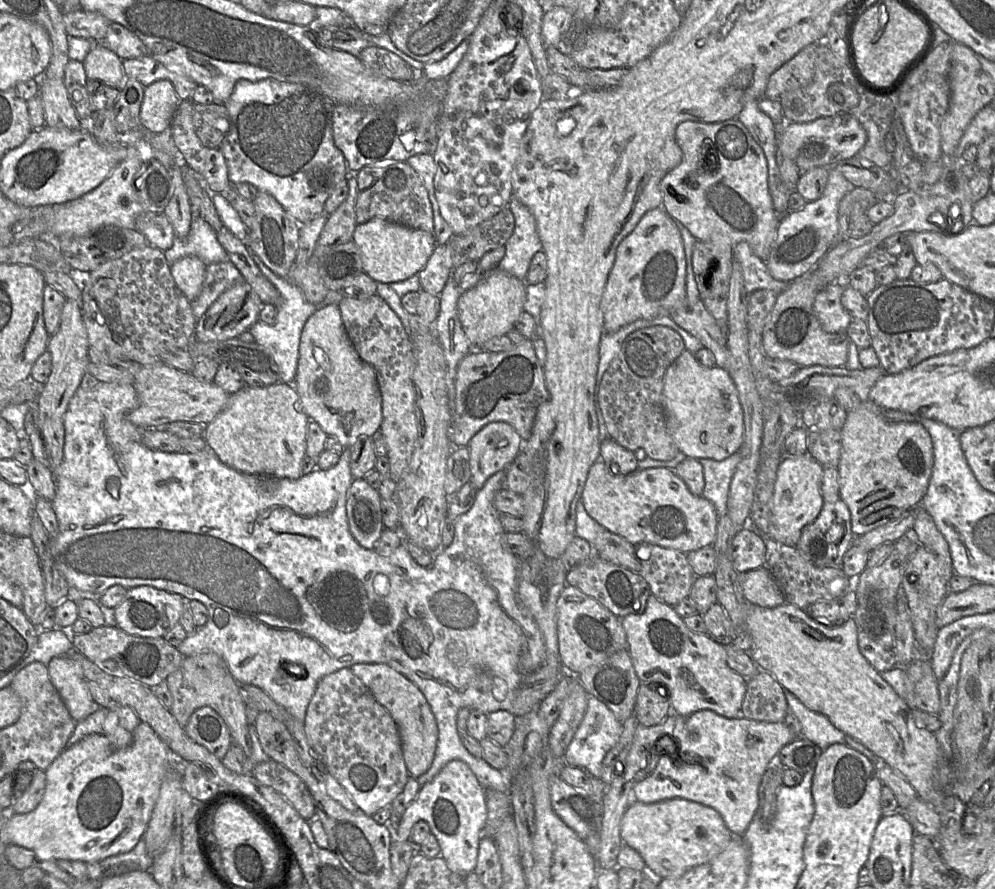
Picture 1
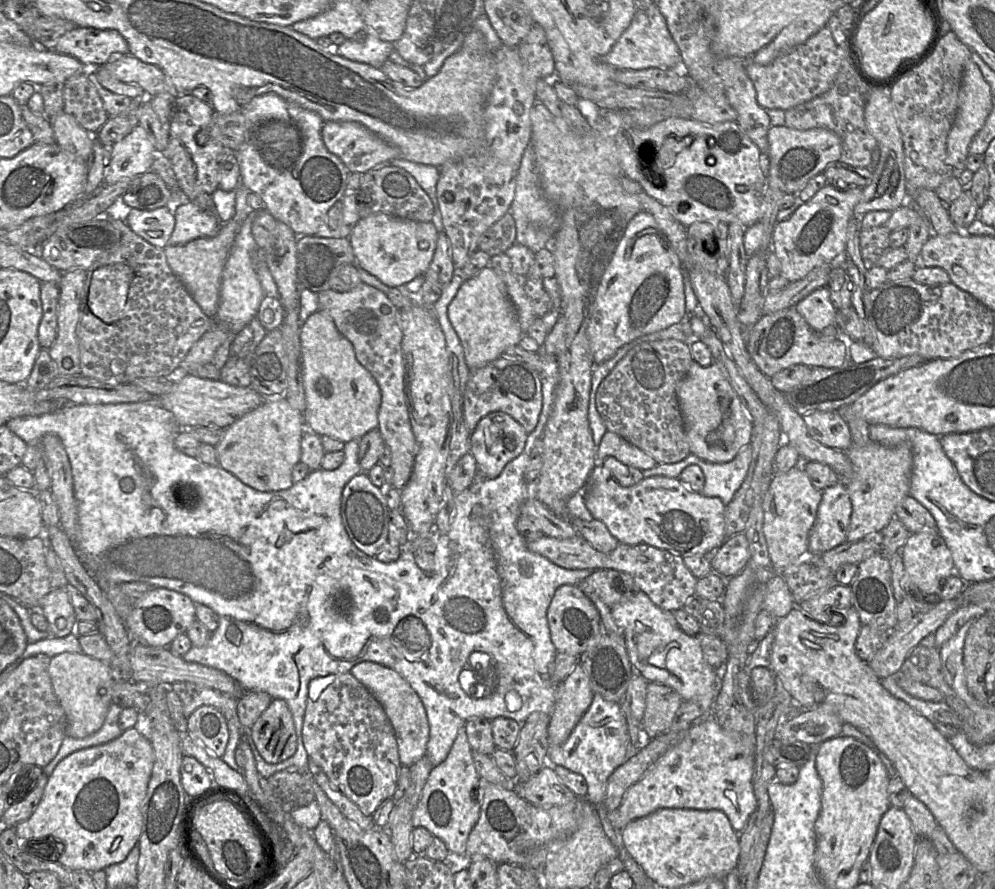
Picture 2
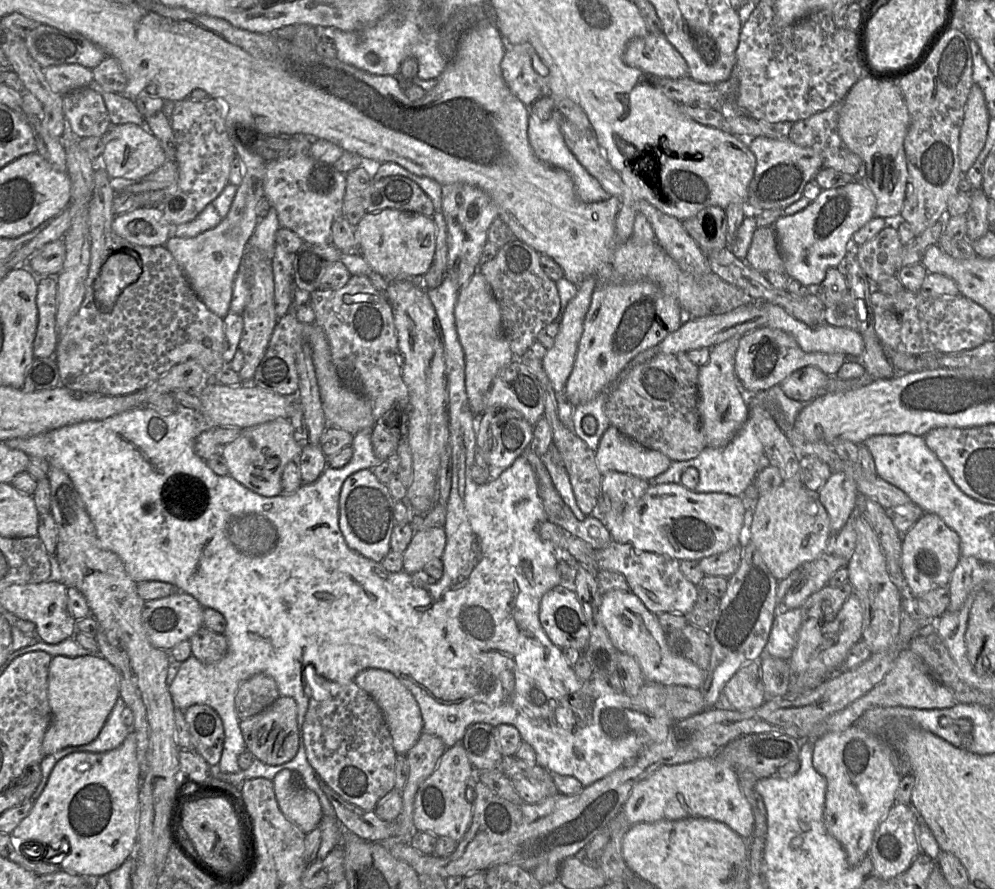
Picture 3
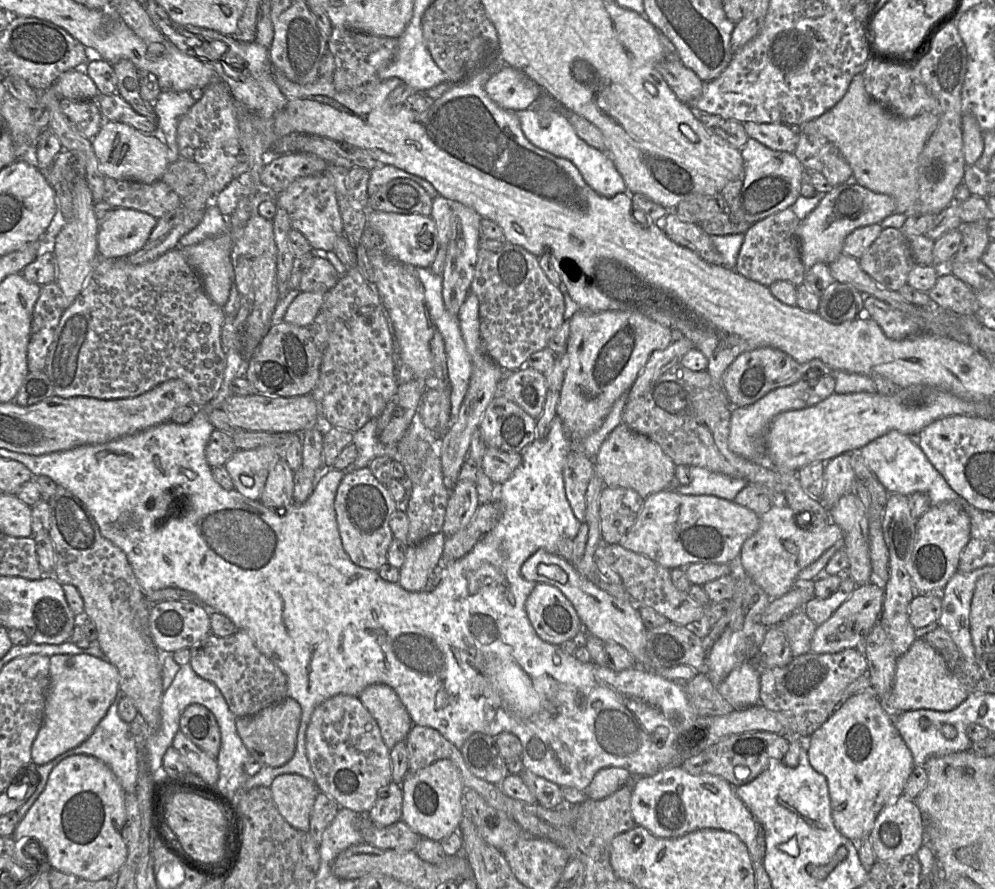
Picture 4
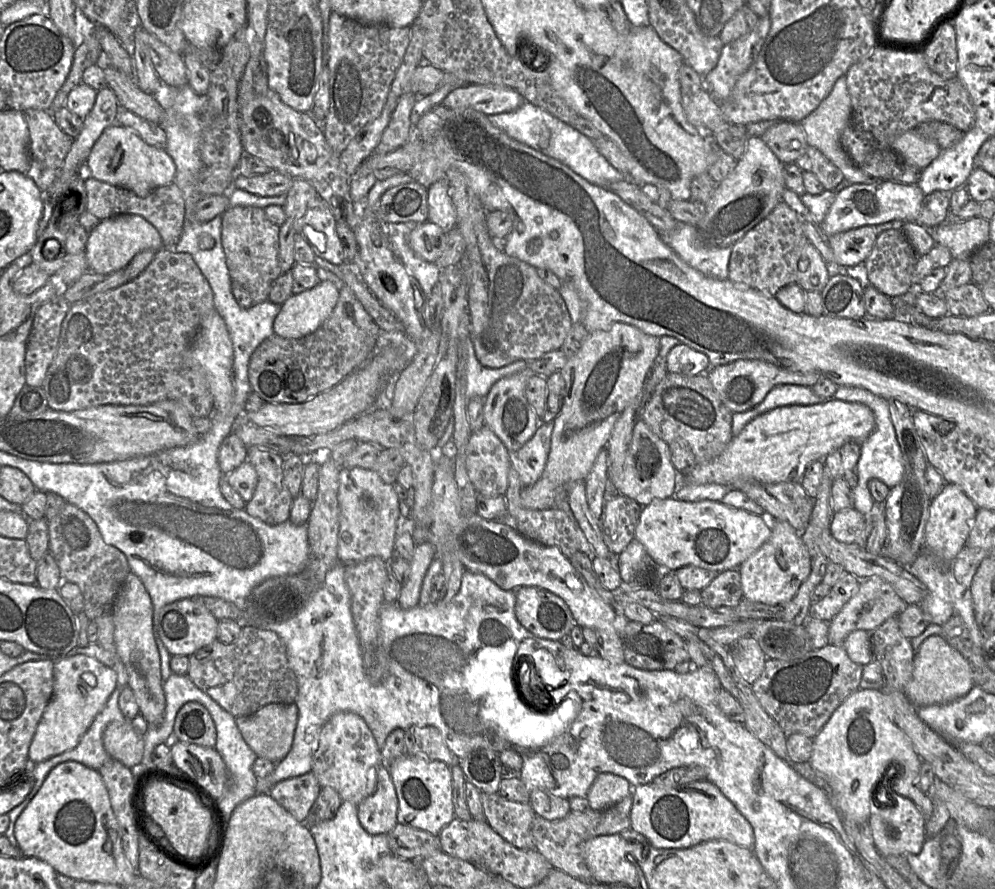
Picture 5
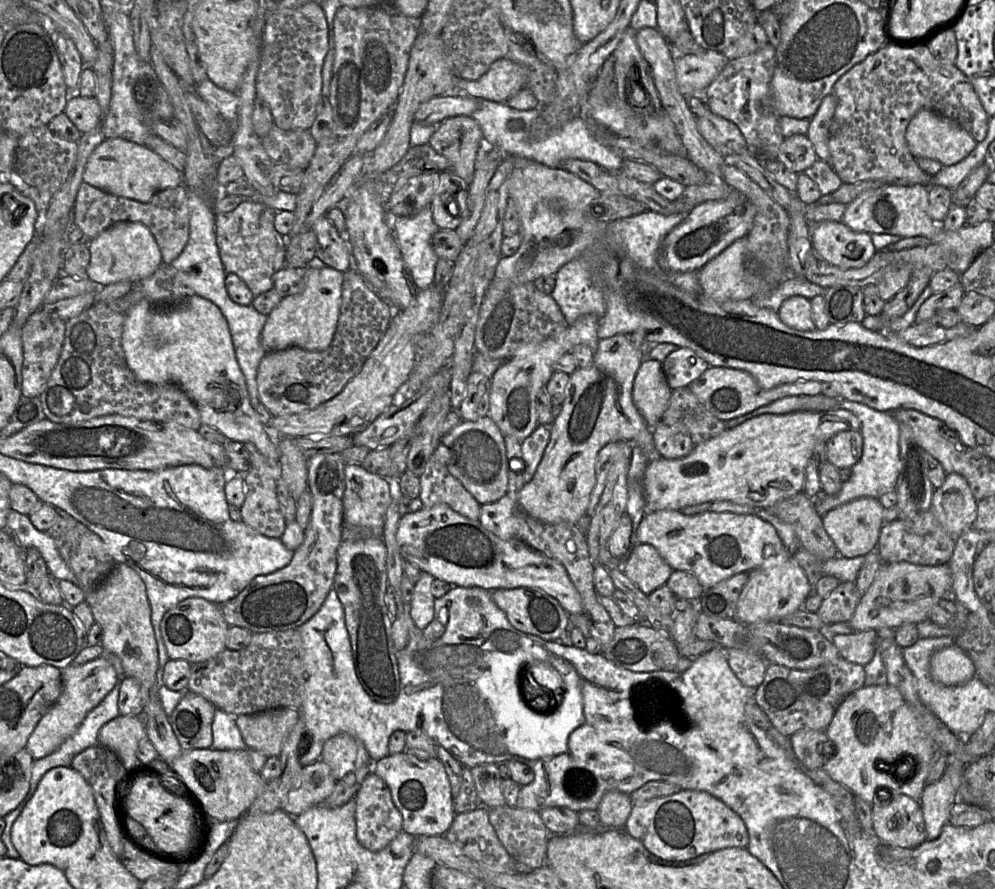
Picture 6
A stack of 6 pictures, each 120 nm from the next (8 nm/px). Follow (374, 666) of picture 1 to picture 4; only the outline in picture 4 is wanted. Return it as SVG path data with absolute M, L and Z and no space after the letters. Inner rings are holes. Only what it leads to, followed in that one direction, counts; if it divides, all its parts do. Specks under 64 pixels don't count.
M382 683L371 684L361 692L359 698L377 721L389 749L406 740L414 723L392 687Z

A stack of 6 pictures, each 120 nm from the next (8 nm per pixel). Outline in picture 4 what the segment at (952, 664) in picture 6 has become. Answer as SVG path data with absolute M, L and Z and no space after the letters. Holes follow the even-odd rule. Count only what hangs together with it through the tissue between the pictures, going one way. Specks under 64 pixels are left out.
M924 638L915 639L908 651L897 658L896 673L890 694L886 700L880 700L885 709L890 712L905 712L918 709L931 709L934 711L951 711L958 707L969 693L959 679L949 669L943 656L930 646Z

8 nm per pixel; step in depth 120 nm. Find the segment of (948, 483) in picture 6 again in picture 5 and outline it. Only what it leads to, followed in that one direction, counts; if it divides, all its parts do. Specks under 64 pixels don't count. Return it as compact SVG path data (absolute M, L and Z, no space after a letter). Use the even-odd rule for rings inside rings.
M946 483L941 492L931 500L923 549L930 551L944 562L954 560L967 544L978 510L979 508L959 486Z

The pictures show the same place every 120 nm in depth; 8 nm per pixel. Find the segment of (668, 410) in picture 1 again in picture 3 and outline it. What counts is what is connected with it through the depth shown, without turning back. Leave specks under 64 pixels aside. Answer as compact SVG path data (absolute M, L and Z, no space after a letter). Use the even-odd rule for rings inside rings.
M739 337L730 338L710 348L709 361L699 368L698 412L707 446L725 447L749 418L749 402L735 373L735 353Z

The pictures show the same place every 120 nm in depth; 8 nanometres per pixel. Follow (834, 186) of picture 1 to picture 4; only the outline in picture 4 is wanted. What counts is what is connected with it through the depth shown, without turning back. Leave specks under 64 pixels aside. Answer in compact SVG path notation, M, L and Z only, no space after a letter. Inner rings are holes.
M841 184L833 187L818 206L803 220L798 229L802 263L808 271L814 264L830 264L842 253L845 238L854 230L871 224L881 223L895 213L893 197L873 192L859 184Z

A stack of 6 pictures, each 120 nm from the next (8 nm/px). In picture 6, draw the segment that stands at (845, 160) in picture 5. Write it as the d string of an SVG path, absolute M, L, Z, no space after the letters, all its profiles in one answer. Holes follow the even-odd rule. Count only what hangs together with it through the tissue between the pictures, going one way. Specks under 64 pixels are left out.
M833 93L828 94L821 102L816 113L811 117L806 136L812 143L817 159L829 163L828 149L829 127L837 106L837 99Z

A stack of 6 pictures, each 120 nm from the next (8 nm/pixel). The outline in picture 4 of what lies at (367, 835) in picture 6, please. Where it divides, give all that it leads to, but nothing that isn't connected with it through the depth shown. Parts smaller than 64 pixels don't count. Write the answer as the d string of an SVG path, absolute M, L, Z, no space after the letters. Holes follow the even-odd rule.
M391 781L378 795L366 816L378 826L388 826L402 817L403 791L400 784Z

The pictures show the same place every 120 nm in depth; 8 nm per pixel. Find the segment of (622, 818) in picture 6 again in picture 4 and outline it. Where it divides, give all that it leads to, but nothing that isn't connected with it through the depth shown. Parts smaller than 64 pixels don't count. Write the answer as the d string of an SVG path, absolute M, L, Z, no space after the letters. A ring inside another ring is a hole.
M607 767L599 770L584 791L588 799L593 801L603 800L626 784L633 782L632 774L620 767Z

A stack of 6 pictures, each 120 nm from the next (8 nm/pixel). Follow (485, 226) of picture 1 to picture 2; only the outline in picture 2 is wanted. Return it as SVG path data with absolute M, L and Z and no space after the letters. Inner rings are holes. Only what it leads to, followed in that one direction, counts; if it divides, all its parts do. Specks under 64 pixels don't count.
M508 211L496 221L480 238L478 250L490 256L500 254L515 243L516 225Z

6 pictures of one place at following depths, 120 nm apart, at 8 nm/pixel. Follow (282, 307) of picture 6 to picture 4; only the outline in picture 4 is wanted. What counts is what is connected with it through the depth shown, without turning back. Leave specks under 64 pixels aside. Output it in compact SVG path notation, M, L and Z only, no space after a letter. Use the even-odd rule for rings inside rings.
M301 292L289 305L283 321L295 326L308 326L321 311L325 292Z

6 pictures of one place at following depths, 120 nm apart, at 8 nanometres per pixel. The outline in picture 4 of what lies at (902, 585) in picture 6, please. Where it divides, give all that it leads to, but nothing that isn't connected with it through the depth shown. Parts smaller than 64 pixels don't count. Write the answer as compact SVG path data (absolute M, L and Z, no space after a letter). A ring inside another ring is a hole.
M876 579L864 585L857 585L848 598L831 617L817 625L811 641L810 651L817 654L836 653L847 648L862 647L865 638L879 621L883 611L884 587Z

